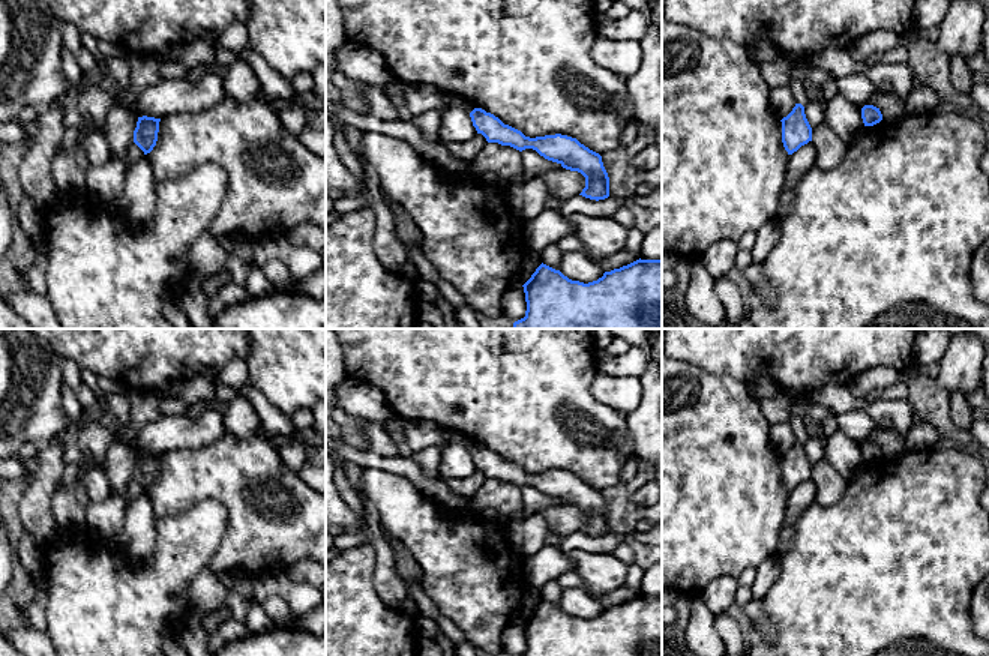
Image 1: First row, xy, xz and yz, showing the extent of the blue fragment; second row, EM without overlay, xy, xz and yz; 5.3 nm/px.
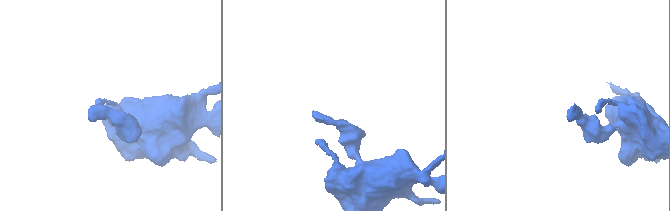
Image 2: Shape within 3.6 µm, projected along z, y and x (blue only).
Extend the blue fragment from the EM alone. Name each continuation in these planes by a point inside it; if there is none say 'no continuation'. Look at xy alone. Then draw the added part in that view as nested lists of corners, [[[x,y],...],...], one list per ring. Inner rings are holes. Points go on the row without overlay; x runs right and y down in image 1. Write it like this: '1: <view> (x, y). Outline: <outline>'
no continuation

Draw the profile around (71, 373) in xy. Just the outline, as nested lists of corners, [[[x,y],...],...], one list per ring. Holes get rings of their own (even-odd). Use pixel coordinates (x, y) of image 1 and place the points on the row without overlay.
[[[60,359],[60,369],[63,374],[63,383],[77,390],[81,384],[81,369],[69,359]]]

